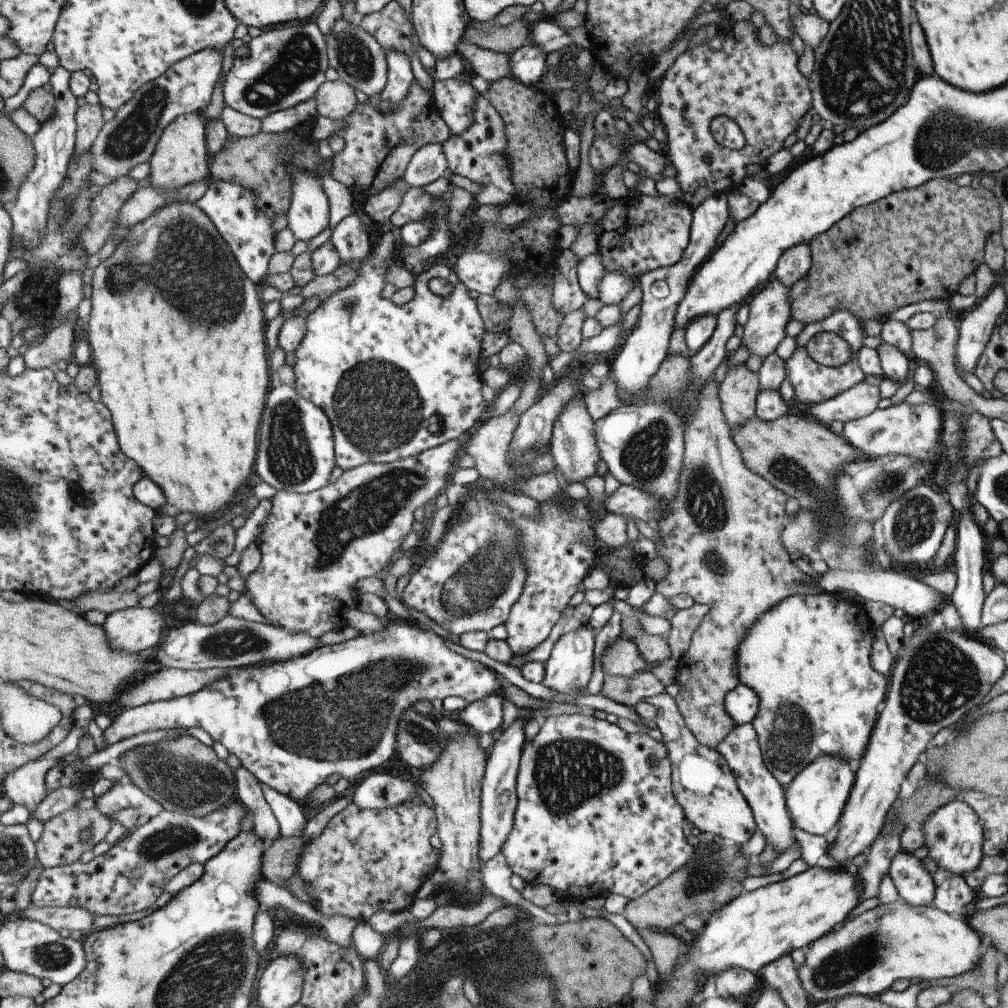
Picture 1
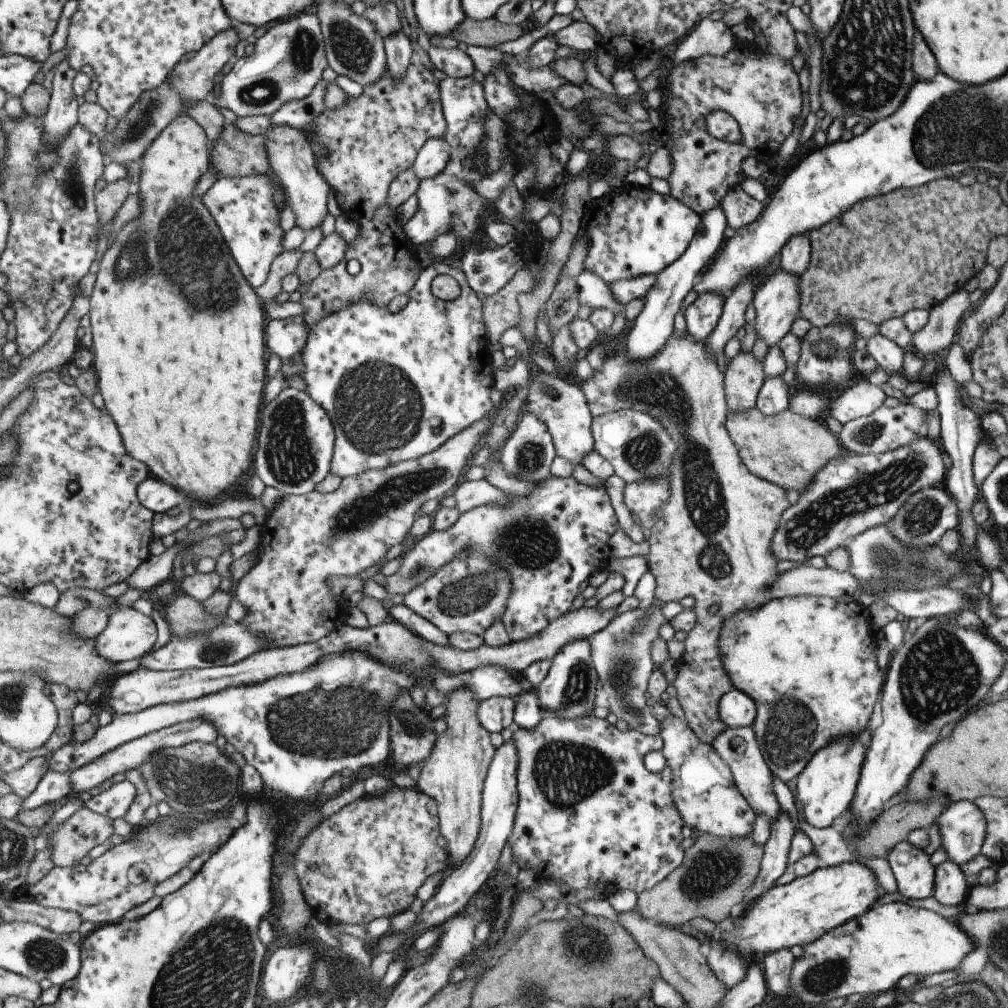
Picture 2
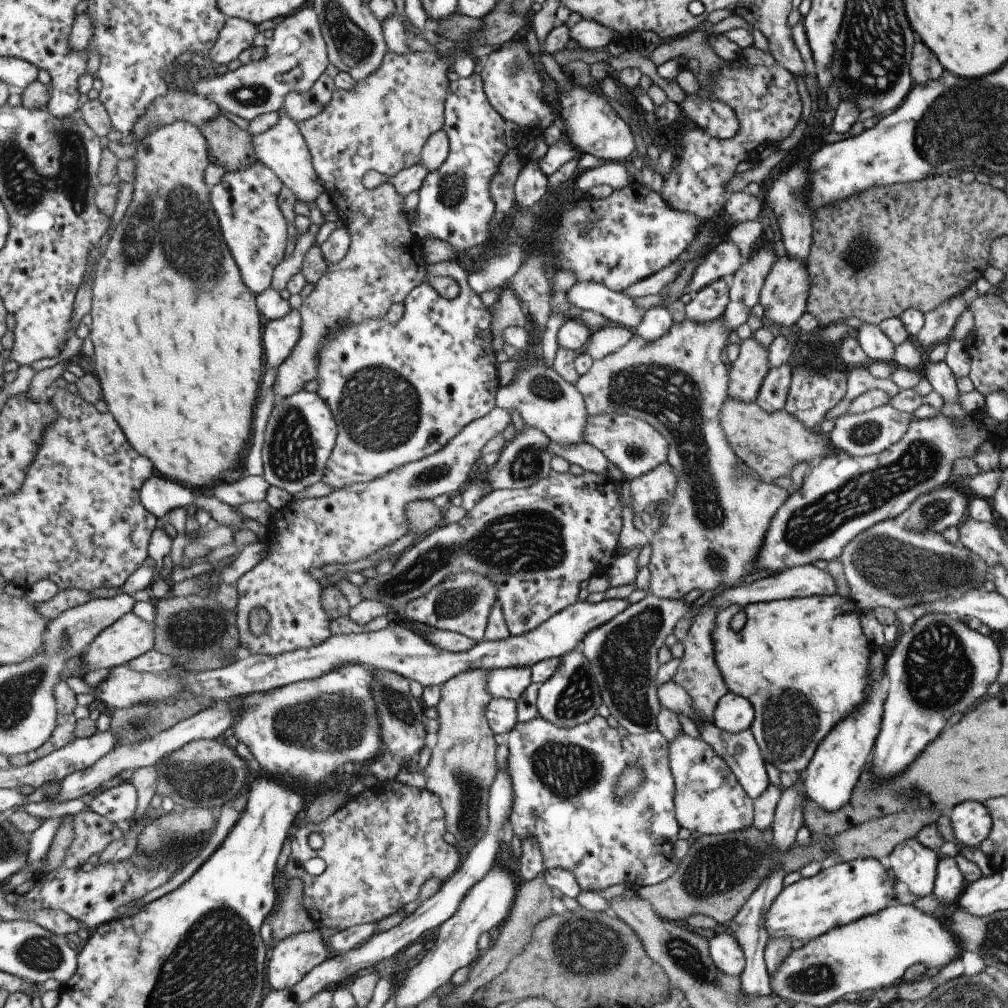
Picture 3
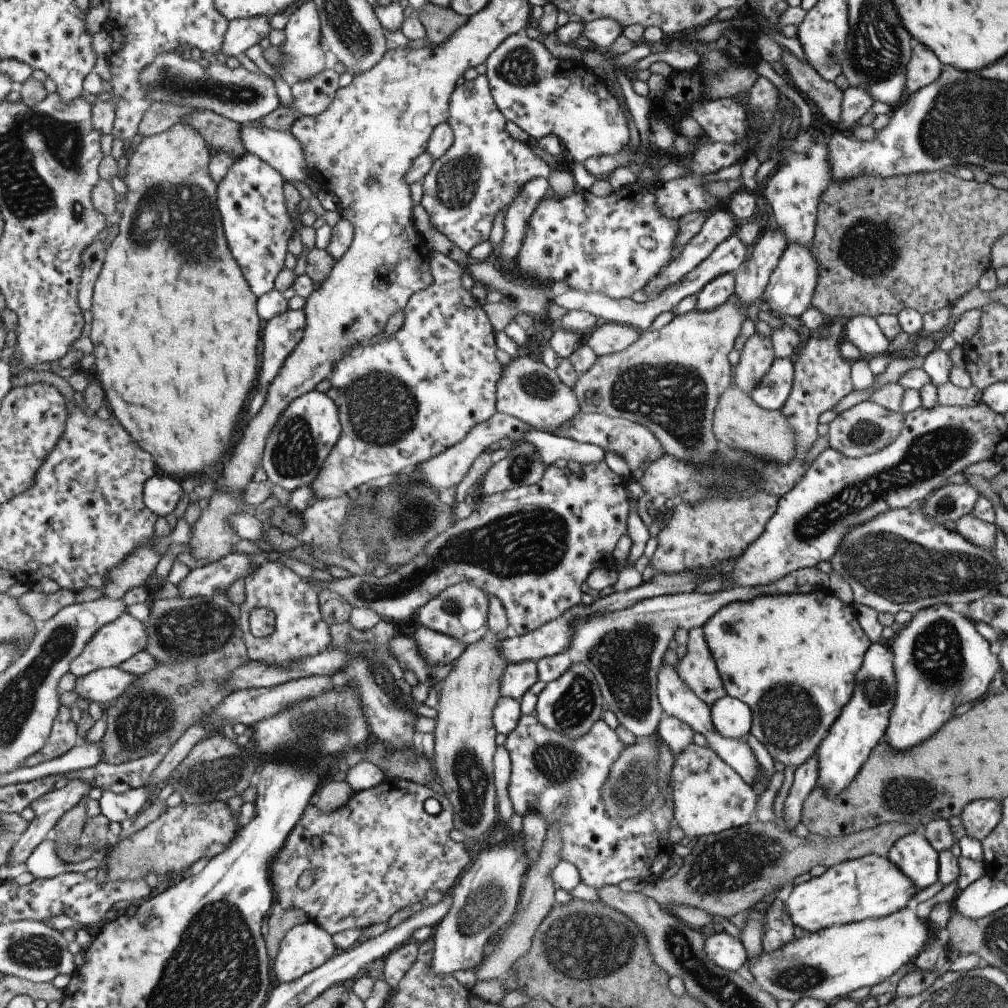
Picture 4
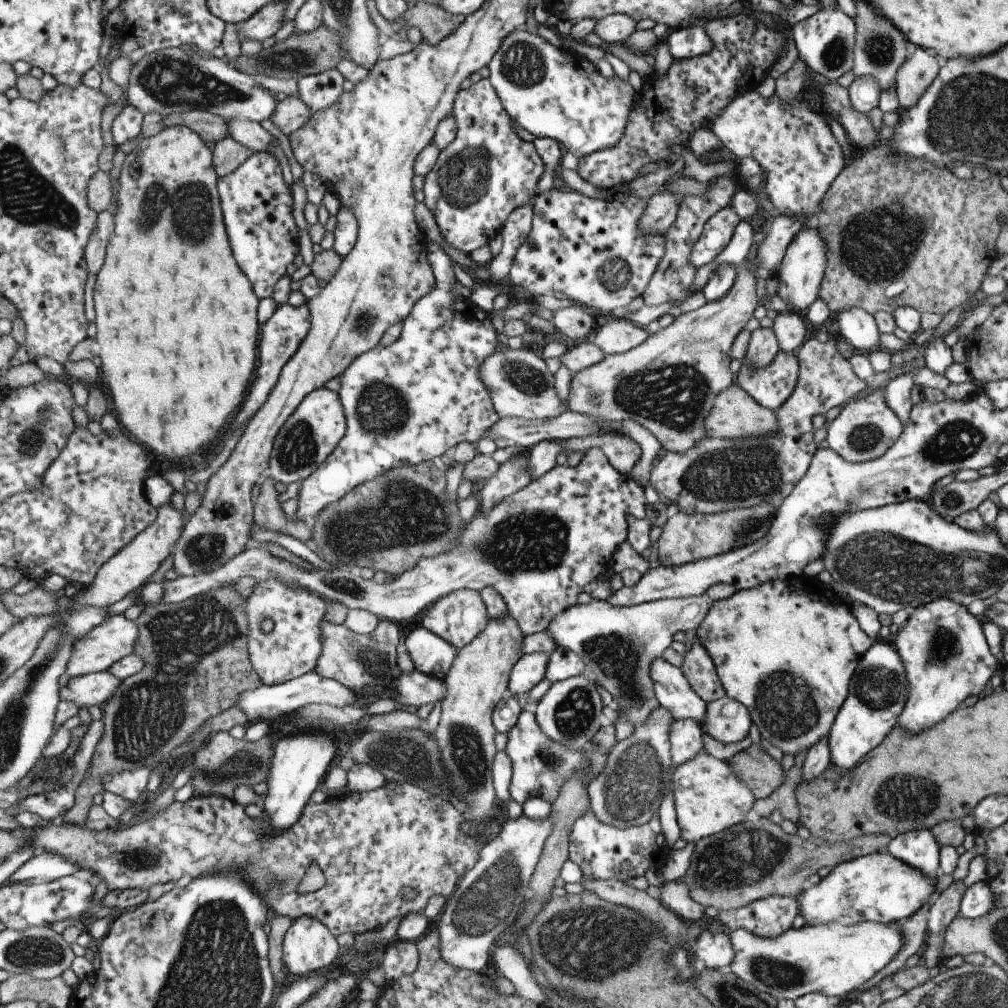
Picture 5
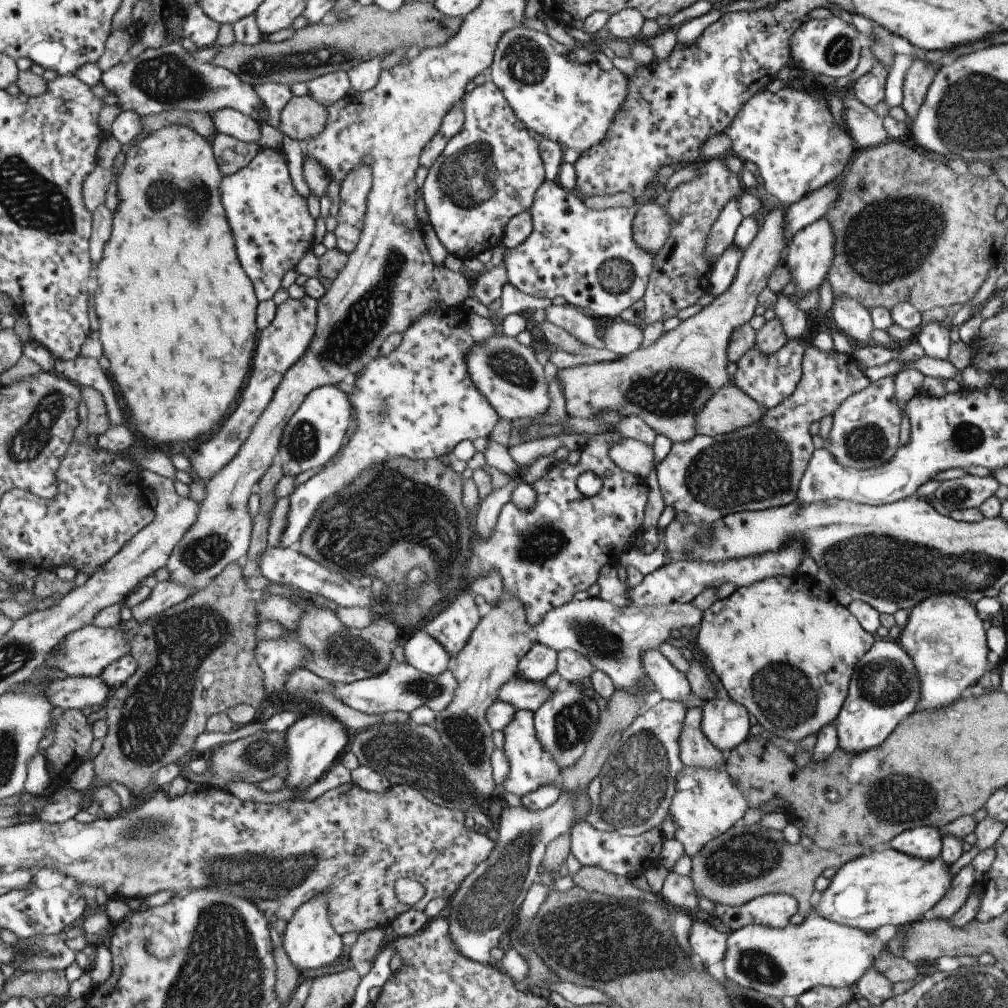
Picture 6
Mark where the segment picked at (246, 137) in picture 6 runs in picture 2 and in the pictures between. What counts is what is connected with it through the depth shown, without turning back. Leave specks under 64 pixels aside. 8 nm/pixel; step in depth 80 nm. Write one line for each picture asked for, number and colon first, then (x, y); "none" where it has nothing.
2: (288, 152)
3: (281, 148)
4: (279, 149)
5: (250, 134)

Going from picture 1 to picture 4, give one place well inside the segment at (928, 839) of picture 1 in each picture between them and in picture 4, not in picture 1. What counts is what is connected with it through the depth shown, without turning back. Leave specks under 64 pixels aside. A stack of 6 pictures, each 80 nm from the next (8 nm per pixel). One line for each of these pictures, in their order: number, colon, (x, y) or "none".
2: (962, 825)
3: (971, 822)
4: (979, 817)

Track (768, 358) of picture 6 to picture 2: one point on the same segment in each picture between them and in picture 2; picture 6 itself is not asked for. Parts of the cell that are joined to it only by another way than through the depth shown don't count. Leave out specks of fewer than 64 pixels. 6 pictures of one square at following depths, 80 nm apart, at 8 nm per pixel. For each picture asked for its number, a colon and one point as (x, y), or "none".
2: (771, 399)
3: (771, 395)
4: (770, 392)
5: (770, 386)

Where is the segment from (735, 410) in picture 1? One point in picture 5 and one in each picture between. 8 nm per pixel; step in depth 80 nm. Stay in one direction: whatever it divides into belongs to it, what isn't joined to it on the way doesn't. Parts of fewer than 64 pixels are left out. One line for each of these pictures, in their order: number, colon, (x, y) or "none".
2: (744, 375)
3: (745, 374)
4: (755, 358)
5: (763, 346)

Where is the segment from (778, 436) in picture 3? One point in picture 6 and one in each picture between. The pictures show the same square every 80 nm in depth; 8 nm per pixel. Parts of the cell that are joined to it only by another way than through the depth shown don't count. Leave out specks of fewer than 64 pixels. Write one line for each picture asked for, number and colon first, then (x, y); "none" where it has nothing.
4: (737, 422)
5: (734, 413)
6: (727, 409)

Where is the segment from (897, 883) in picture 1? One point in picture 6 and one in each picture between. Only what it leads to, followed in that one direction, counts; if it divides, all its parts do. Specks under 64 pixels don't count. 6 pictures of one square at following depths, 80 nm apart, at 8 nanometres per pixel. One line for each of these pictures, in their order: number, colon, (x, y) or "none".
2: (913, 872)
3: (910, 862)
4: (912, 854)
5: (918, 848)
6: (925, 842)

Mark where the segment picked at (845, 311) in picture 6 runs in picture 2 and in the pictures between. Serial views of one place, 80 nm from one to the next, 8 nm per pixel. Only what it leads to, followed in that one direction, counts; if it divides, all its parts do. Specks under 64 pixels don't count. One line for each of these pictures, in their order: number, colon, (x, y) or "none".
2: (888, 356)
3: (877, 347)
4: (862, 331)
5: (857, 327)

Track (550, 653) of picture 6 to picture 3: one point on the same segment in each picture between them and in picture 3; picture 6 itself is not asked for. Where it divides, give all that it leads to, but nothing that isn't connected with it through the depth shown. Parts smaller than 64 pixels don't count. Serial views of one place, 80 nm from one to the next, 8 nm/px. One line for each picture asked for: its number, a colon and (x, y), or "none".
3: (508, 683)
4: (517, 677)
5: (529, 669)

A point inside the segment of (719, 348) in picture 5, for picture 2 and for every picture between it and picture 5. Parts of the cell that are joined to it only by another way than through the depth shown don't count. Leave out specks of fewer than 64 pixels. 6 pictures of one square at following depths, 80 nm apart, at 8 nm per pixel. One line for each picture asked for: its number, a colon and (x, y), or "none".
2: (712, 542)
3: (677, 383)
4: (668, 381)

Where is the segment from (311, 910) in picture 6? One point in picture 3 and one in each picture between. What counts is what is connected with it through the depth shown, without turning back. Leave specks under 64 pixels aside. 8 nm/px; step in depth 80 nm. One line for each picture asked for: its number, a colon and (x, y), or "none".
3: (295, 955)
4: (305, 946)
5: (307, 945)

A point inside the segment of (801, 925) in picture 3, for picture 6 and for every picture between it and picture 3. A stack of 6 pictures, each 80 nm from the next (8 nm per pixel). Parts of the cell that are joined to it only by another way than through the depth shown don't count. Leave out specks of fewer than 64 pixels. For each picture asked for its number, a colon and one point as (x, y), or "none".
4: (870, 887)
5: (877, 887)
6: (885, 887)

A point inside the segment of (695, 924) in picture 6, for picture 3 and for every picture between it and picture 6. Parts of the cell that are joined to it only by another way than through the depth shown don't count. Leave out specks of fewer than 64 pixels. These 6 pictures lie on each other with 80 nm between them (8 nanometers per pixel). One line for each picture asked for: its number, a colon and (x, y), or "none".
3: (725, 953)
4: (724, 951)
5: (714, 950)

